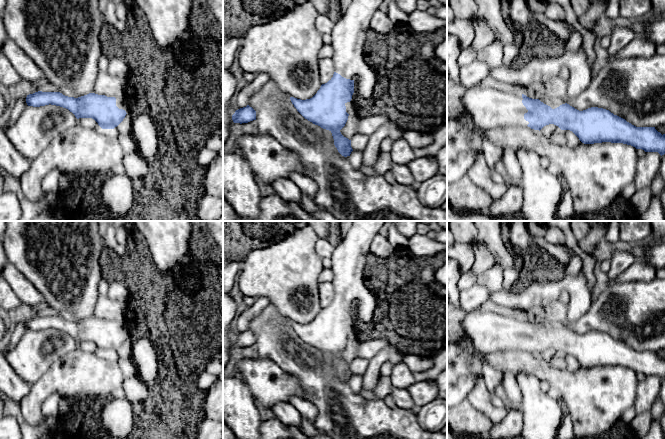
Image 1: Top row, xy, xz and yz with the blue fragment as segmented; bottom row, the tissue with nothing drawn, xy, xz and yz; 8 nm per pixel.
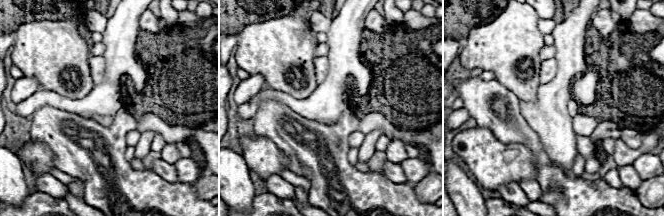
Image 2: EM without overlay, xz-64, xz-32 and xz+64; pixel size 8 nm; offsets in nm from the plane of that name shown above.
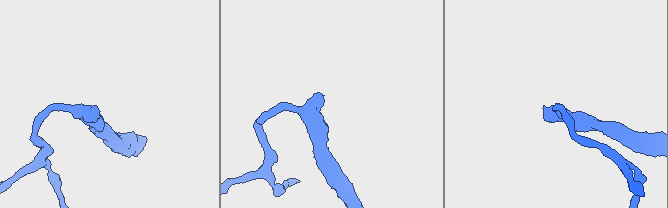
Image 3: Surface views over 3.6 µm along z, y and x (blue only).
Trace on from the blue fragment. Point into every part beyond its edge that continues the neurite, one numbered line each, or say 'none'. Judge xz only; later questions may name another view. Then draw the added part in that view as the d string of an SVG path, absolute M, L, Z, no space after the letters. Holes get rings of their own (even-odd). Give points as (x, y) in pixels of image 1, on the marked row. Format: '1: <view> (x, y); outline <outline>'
1: xz (348, 37); outline M352 0L331 32L334 71L354 80L374 76L374 69L365 61L364 46L370 20L384 0Z

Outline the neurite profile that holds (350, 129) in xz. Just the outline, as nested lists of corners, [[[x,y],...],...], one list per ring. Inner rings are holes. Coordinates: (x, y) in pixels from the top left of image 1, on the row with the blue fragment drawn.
[[[348,116],[345,126],[340,130],[341,134],[351,140],[351,138],[358,132],[358,116]]]

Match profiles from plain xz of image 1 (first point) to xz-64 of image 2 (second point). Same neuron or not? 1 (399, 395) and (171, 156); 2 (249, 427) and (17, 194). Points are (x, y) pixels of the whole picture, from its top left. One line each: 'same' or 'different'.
1: different
2: same

